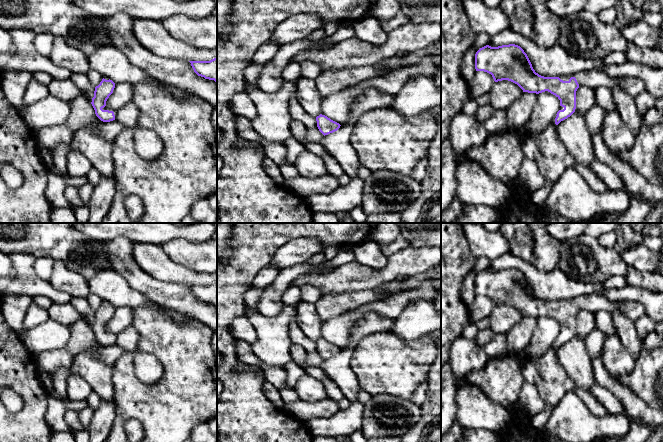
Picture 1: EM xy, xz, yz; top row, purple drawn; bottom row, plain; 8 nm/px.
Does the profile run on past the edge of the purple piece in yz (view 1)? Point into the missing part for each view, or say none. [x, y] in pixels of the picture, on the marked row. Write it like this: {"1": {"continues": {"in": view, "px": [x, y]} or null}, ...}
{"1": {"continues": {"in": "yz", "px": [594, 79]}}}

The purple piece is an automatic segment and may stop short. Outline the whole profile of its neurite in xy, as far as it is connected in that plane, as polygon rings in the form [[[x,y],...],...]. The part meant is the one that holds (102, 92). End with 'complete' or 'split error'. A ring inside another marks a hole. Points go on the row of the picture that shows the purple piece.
[[[103,77],[98,86],[95,87],[94,97],[92,98],[92,106],[96,116],[103,122],[115,120],[116,111],[110,110],[106,106],[106,101],[113,93],[116,84],[108,77]]]; split error

